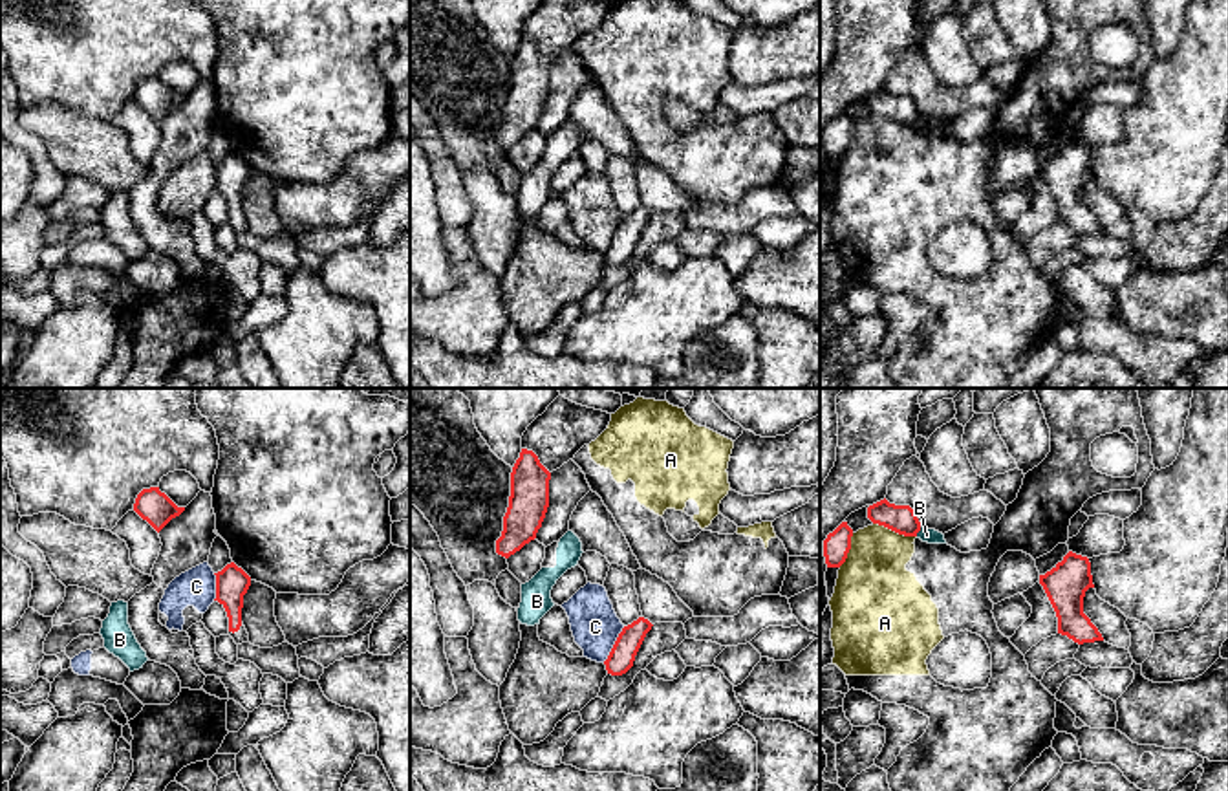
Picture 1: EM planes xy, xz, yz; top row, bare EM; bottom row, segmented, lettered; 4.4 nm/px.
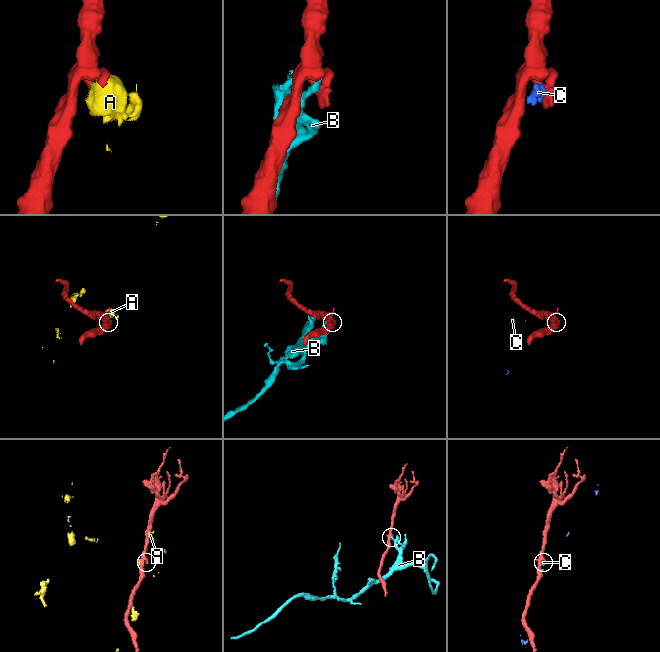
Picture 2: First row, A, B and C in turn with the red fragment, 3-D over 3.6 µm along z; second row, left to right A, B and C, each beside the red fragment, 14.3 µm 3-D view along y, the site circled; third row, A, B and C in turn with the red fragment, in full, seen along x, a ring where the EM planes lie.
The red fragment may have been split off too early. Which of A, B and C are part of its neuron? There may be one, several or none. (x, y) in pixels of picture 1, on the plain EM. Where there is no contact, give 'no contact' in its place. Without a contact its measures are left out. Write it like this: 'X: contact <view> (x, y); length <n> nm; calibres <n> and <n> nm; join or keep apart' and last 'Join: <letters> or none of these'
A: contact yz (895, 121); length 200 nm; calibres 130 and 320 nm; keep apart
B: contact yz (919, 119); length 50 nm; calibres 130 and 60 nm; keep apart
C: contact xz (614, 235); length 190 nm; calibres 120 and 220 nm; keep apart
Join: none of these

